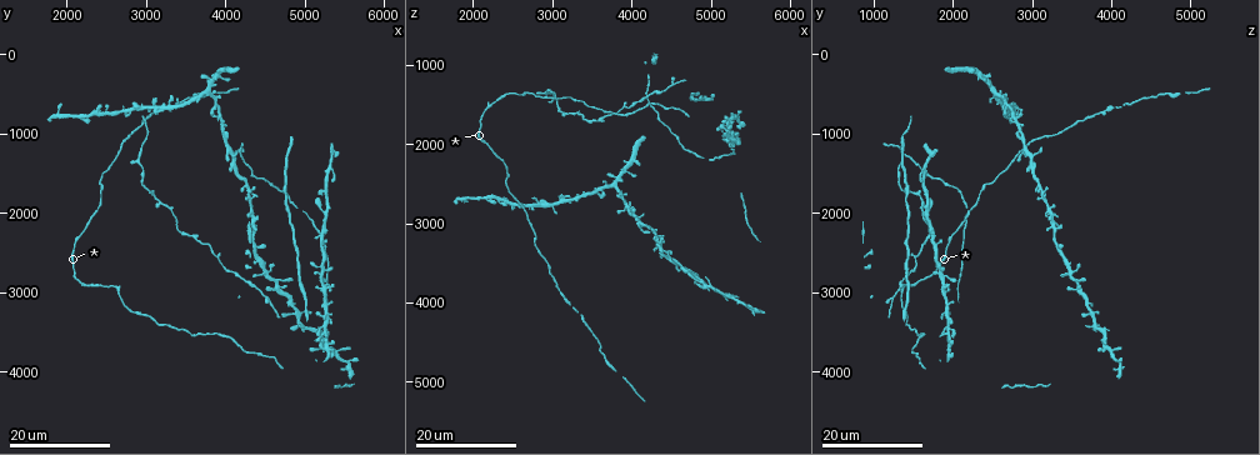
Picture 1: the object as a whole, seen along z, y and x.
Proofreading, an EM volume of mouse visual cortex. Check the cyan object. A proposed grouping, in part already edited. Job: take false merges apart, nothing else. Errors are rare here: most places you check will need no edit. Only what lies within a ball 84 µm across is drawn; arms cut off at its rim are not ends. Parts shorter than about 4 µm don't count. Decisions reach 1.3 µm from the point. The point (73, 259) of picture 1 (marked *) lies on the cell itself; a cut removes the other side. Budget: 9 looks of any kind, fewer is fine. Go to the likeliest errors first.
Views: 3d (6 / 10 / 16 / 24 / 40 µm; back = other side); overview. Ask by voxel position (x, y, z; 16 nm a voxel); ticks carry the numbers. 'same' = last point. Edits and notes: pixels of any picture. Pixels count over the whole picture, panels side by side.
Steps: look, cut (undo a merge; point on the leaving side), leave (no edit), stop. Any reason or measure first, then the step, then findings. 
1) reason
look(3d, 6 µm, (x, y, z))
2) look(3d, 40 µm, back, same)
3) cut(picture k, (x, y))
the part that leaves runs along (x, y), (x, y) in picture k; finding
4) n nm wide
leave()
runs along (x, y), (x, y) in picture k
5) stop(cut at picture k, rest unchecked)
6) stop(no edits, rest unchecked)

two arms in line, one across
look(3d, 16 µm, (3900, 2550, 1550))

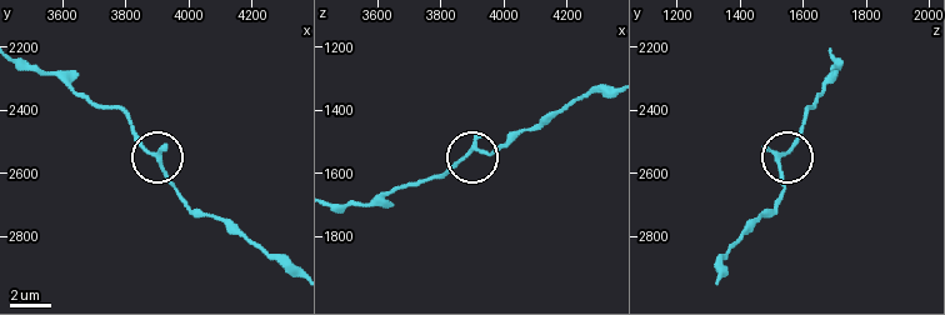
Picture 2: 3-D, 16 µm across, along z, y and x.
closer look
look(3d, 6 µm, (3920, 2590, 1520))

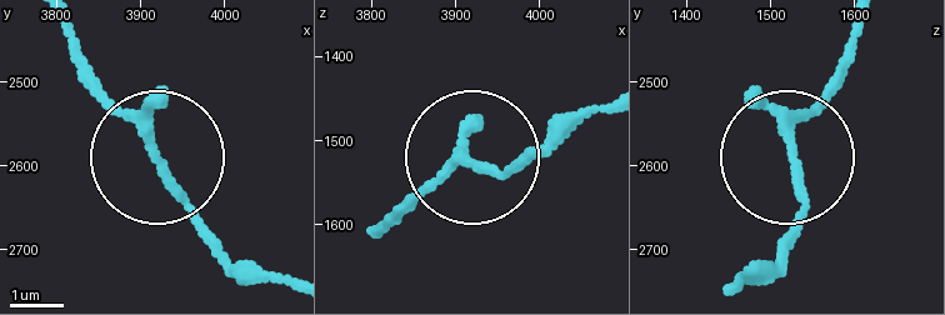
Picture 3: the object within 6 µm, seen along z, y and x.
leave()
all the same cell

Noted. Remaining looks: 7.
look(3d, 16 µm, (4300, 2850, 1350))

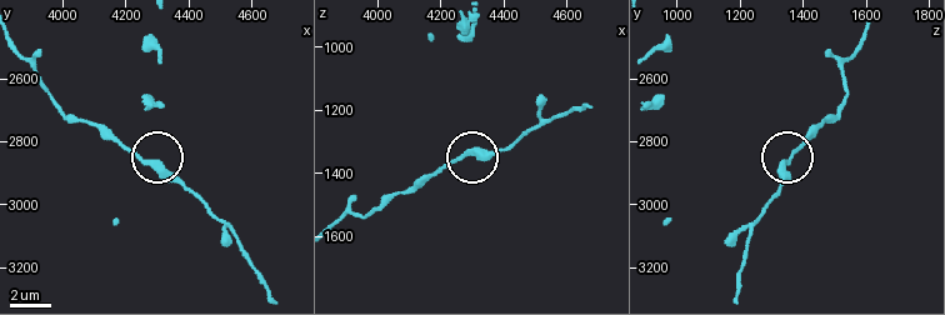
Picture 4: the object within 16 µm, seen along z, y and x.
look(3d, 10 µm, (4280, 2870, 1350))

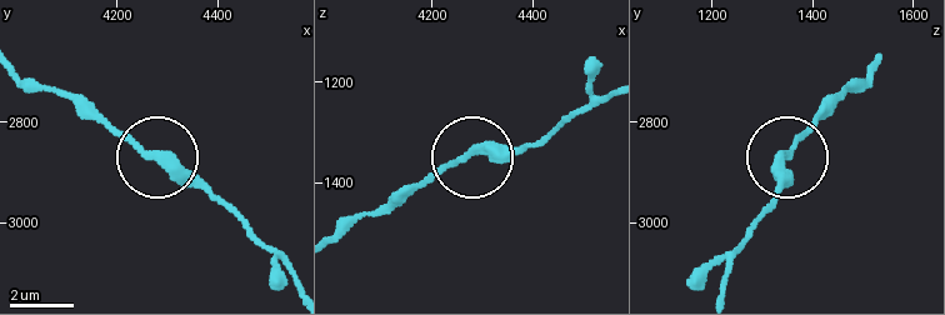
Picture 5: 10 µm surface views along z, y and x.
leave()
continuous, no second cell

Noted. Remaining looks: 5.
side arm on a straight run
look(3d, 24 µm, (2750, 650, 2800))

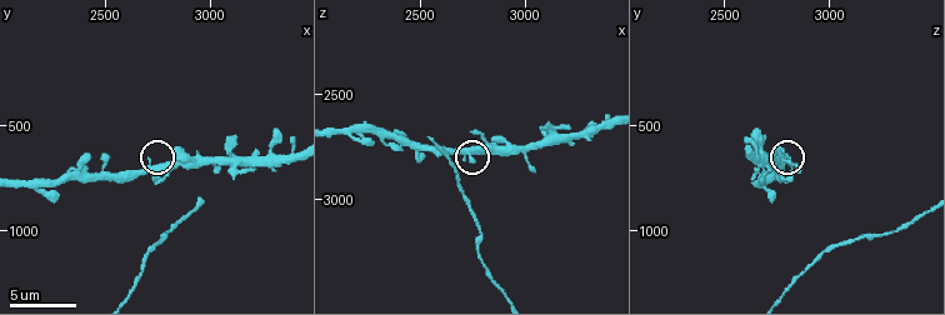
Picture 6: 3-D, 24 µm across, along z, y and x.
look(3d, 10 µm, (2740, 710, 2780))

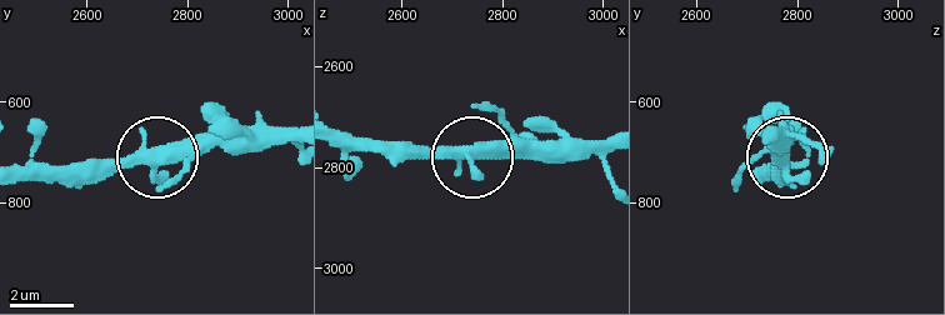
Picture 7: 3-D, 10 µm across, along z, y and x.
leave()
one cell here

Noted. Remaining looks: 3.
look(3d, 24 µm, (3650, 450, 4700))

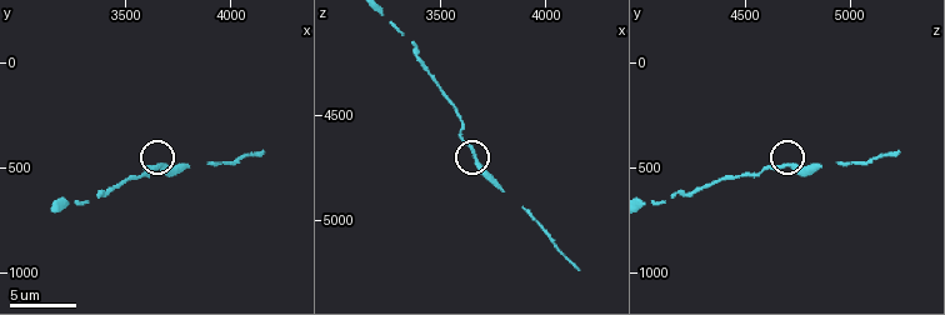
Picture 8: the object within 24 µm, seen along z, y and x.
look(3d, 6 µm, (3680, 500, 4720))

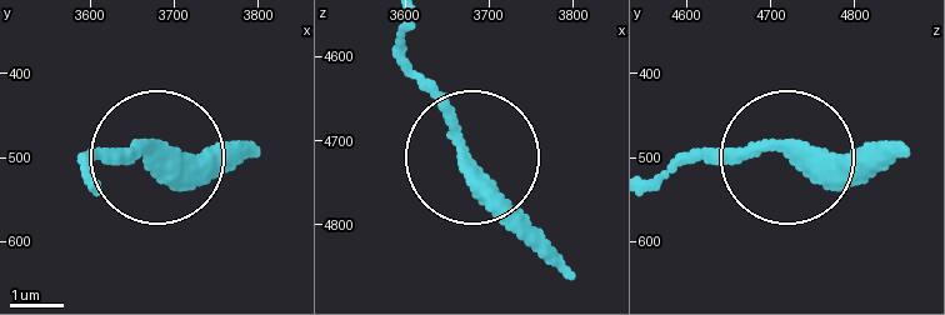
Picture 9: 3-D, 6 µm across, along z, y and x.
290 nm wide
leave()
runs along (95, 181), (95, 159), (130, 150), (251, 159) in picture 9; continuous, no second cell

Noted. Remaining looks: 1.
stop(no edits, rest unchecked)

